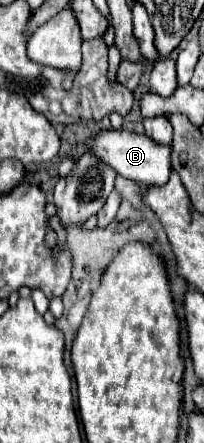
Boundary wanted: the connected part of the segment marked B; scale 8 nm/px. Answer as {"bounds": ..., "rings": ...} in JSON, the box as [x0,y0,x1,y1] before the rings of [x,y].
{"bounds":[89,129,173,187],"rings":[[[111,129],[111,131],[101,131],[89,147],[101,161],[111,165],[119,175],[125,179],[131,179],[139,183],[141,187],[153,187],[153,185],[165,185],[169,181],[169,175],[173,171],[171,167],[171,145],[159,145],[147,135],[139,135],[129,129]]]}

